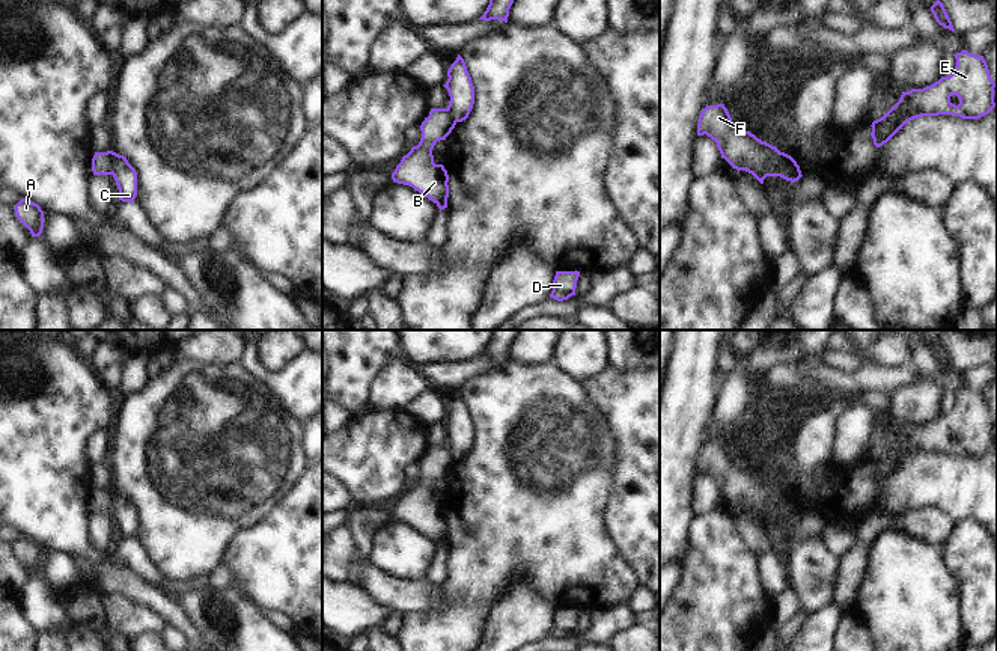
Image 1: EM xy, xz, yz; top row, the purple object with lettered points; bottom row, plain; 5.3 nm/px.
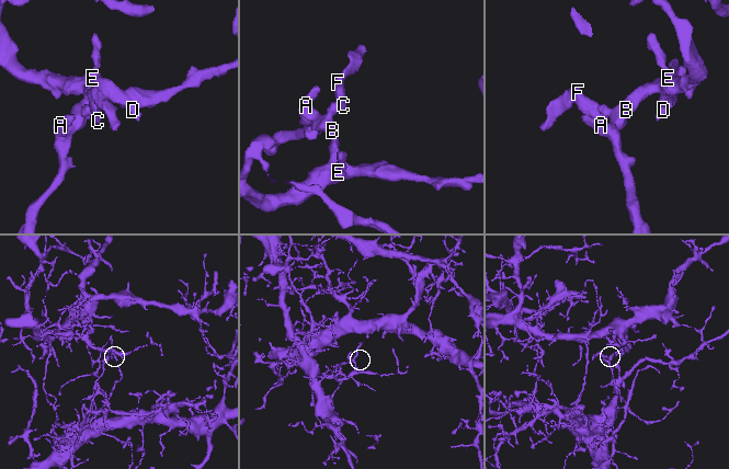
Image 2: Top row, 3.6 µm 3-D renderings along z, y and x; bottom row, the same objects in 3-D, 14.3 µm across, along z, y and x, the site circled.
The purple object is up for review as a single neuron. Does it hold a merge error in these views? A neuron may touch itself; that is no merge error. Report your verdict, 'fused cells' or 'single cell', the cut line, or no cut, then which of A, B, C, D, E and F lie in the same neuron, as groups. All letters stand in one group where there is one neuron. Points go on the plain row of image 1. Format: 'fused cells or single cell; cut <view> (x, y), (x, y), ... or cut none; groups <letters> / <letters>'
fused cells; cut yz (779, 490), (780, 505), (794, 519); groups A B D E / C F

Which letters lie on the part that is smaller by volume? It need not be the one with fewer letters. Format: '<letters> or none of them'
C, F

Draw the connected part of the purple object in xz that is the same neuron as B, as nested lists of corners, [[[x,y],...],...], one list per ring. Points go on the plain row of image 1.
[[[431,446],[429,454],[420,463],[422,476],[417,484],[402,494],[392,511],[393,520],[410,523],[440,549],[447,546],[449,512],[443,502],[434,500],[434,482],[452,470],[456,460],[447,446]]]

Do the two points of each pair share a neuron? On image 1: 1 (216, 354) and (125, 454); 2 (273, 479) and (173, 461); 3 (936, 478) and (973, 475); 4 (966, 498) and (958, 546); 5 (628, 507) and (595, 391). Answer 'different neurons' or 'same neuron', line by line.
1: different neurons
2: same neuron
3: same neuron
4: different neurons
5: same neuron

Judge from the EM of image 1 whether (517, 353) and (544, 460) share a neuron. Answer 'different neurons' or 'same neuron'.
different neurons

